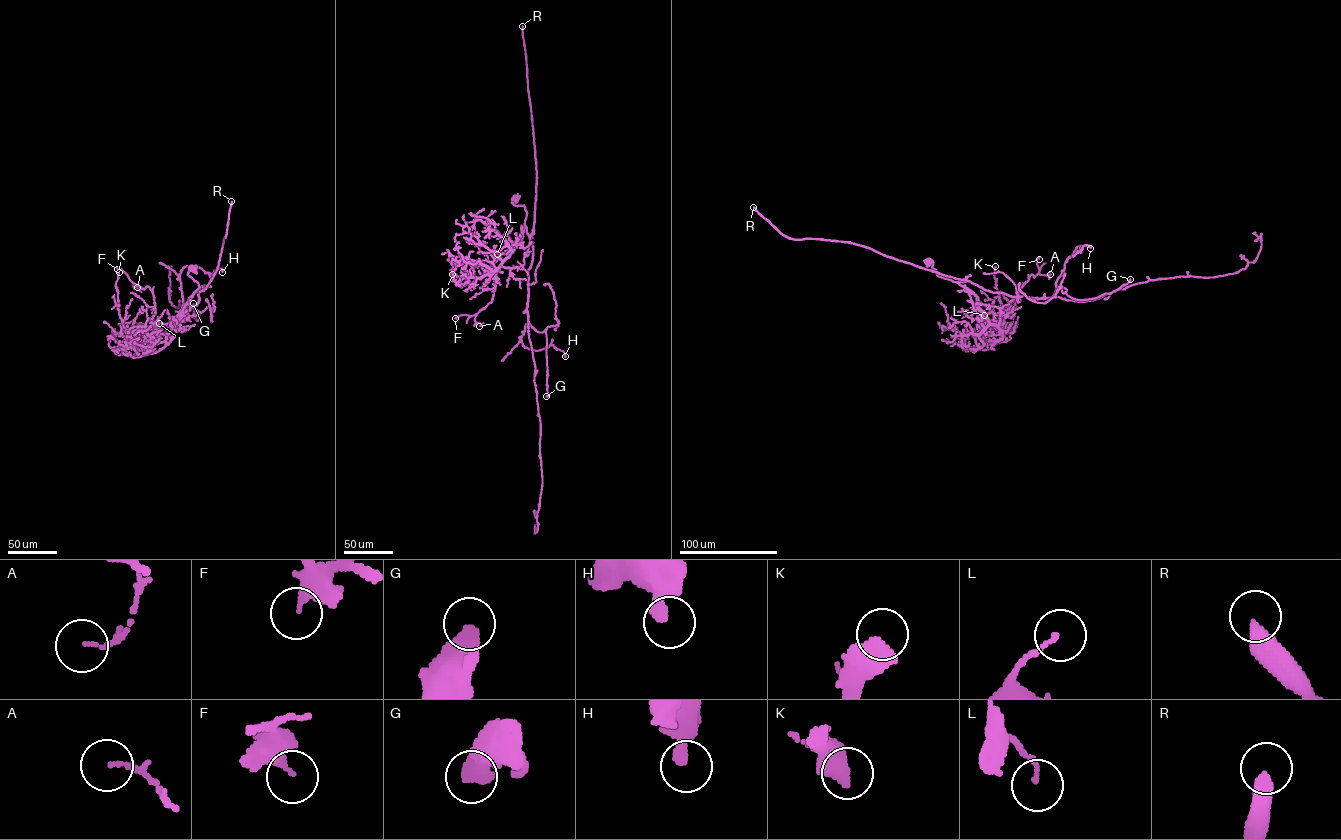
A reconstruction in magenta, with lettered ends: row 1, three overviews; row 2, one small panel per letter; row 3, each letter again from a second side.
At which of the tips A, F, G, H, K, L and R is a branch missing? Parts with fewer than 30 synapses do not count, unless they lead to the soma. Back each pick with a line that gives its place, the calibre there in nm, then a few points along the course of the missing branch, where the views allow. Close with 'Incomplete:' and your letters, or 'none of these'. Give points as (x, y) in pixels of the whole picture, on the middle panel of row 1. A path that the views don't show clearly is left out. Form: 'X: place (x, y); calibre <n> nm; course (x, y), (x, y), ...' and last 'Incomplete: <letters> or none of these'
R: place (522, 26); calibre 440 nm
Incomplete: R

